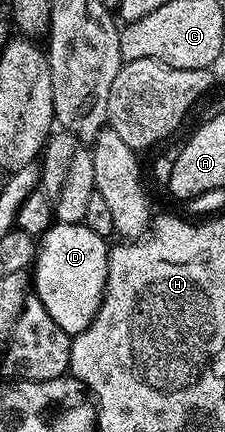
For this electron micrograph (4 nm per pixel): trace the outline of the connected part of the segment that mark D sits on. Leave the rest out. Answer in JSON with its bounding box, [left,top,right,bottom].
[31,222,110,336]

